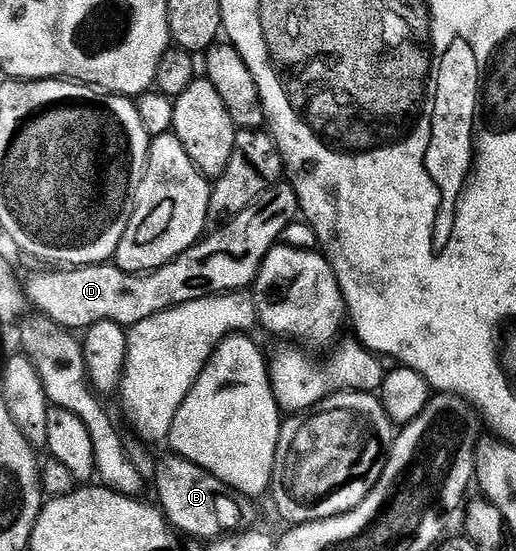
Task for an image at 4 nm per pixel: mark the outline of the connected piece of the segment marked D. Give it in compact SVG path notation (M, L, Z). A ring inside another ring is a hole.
M280 180L236 218L215 231L212 229L184 254L161 268L147 274L130 274L114 264L43 268L40 274L25 282L27 301L40 315L64 329L85 332L101 320L113 320L130 328L174 306L210 298L213 294L243 292L259 275L265 256L282 239L279 237L283 229L299 213L297 192L290 181Z

